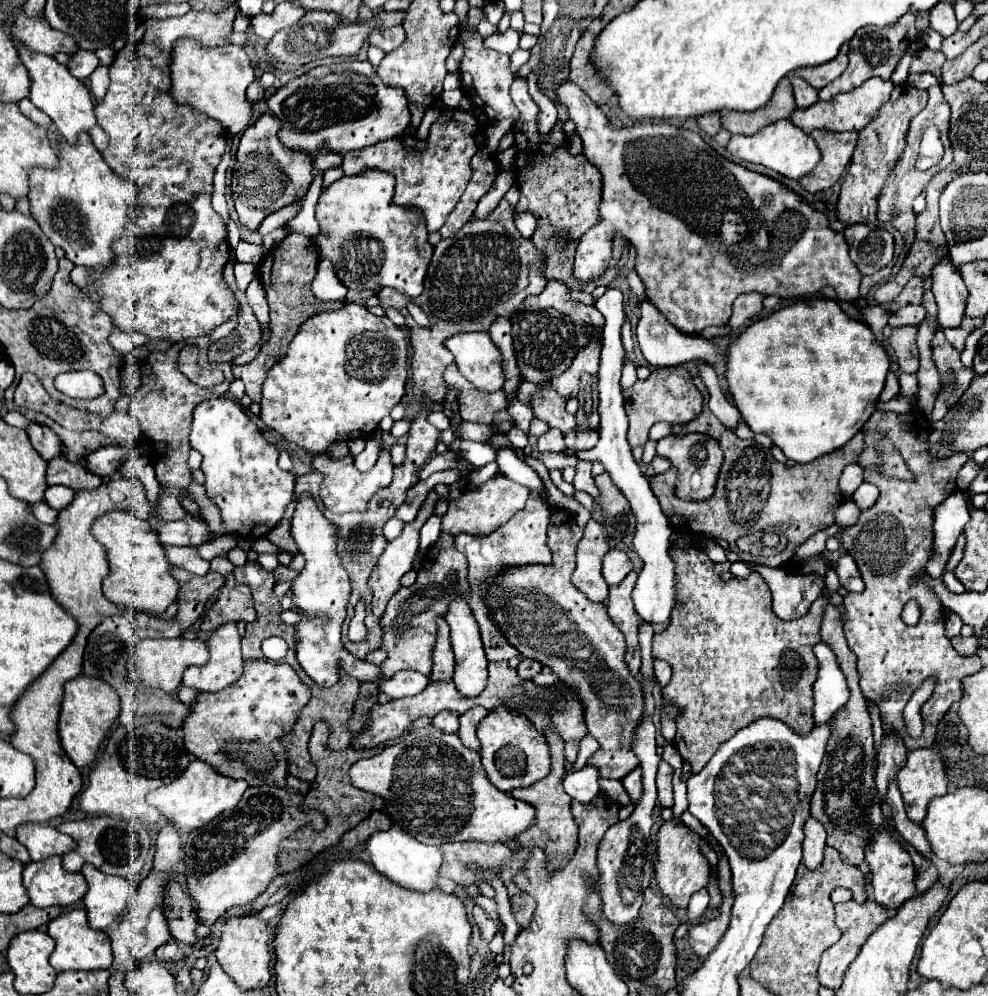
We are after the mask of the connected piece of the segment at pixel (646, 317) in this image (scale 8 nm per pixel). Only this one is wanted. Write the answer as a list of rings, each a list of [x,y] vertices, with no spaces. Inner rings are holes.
[[[649,300],[641,302],[641,320],[637,324],[635,334],[637,334],[637,342],[639,342],[639,348],[645,356],[645,360],[653,368],[679,366],[679,364],[697,360],[699,356],[701,356],[701,360],[705,360],[709,364],[715,364],[719,360],[719,346],[715,344],[715,340],[709,340],[709,338],[703,338],[703,336],[687,336],[683,332],[677,332],[677,328],[671,326],[665,320],[665,316],[661,316]]]

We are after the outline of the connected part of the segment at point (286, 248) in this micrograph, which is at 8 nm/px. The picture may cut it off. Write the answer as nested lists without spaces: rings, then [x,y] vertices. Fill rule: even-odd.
[[[289,234],[277,248],[273,248],[267,258],[267,264],[259,266],[259,278],[265,284],[267,290],[267,302],[271,308],[271,340],[267,344],[263,344],[263,348],[259,350],[259,354],[255,356],[255,360],[251,360],[249,364],[237,366],[233,364],[233,376],[241,378],[245,382],[245,392],[253,402],[261,402],[261,386],[269,374],[269,370],[273,368],[273,364],[277,364],[283,356],[285,350],[289,348],[289,342],[293,340],[293,336],[297,334],[299,326],[311,318],[313,314],[319,314],[323,310],[335,310],[341,308],[345,302],[323,302],[319,298],[313,296],[311,290],[311,282],[317,274],[317,262],[319,262],[319,252],[317,246],[311,238],[303,236],[303,234]],[[265,266],[265,268],[263,268]]]

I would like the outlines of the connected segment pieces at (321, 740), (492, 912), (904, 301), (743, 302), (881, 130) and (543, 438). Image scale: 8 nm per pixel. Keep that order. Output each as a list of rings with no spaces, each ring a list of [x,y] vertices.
[[[317,722],[315,728],[313,728],[313,736],[311,736],[311,742],[309,742],[309,752],[317,762],[319,774],[317,774],[315,786],[311,786],[311,790],[307,792],[303,804],[309,806],[309,808],[319,808],[321,812],[327,814],[327,828],[323,832],[319,832],[319,840],[321,840],[321,844],[325,840],[327,846],[333,846],[345,832],[351,830],[351,826],[357,826],[361,820],[365,820],[371,814],[371,810],[383,810],[385,800],[381,796],[371,794],[371,792],[363,792],[349,782],[349,768],[357,760],[373,756],[375,752],[373,750],[369,750],[369,752],[353,752],[353,750],[331,752],[331,750],[325,748],[325,742],[327,742],[327,736],[329,736],[327,730],[329,730],[329,726],[325,722]]]
[[[479,896],[479,898],[475,898],[473,902],[479,904],[479,906],[487,912],[487,916],[489,916],[491,920],[499,920],[499,910],[497,910],[497,904],[495,904],[493,900],[489,900],[489,898],[485,898],[485,896]]]
[[[913,276],[913,278],[905,284],[903,292],[901,292],[893,302],[885,304],[885,308],[887,308],[889,312],[897,312],[899,308],[903,308],[903,306],[907,306],[907,304],[921,304],[921,296],[923,296],[923,280],[917,278],[917,276]]]
[[[741,294],[741,298],[737,298],[733,302],[733,316],[729,320],[729,328],[737,330],[743,328],[745,324],[749,324],[751,320],[755,320],[761,312],[763,312],[763,296],[761,294]]]
[[[899,84],[895,86],[891,100],[879,110],[879,116],[865,126],[859,132],[859,144],[857,152],[853,154],[849,172],[843,180],[839,202],[837,202],[837,214],[839,220],[845,224],[877,224],[877,198],[879,192],[887,180],[887,176],[893,172],[893,166],[897,164],[897,158],[901,158],[905,150],[905,138],[909,130],[909,122],[913,116],[917,116],[927,102],[929,94],[925,90],[917,90],[911,84]]]
[[[551,428],[539,436],[539,452],[563,452],[563,450],[565,450],[565,440],[557,428]]]

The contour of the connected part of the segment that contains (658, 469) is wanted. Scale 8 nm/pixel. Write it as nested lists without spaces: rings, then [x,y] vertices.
[[[655,456],[653,458],[653,462],[651,462],[651,466],[649,466],[649,472],[647,474],[661,474],[661,472],[667,472],[671,468],[671,462],[667,460],[667,458],[663,458],[663,456]]]

